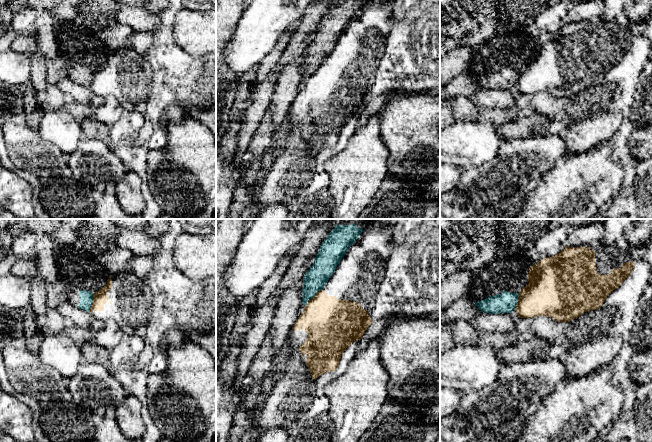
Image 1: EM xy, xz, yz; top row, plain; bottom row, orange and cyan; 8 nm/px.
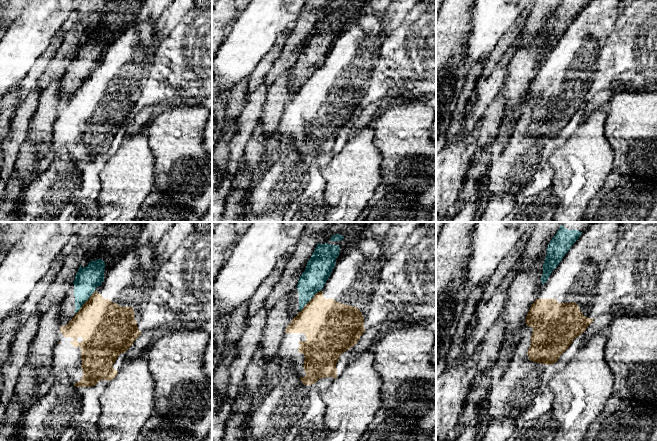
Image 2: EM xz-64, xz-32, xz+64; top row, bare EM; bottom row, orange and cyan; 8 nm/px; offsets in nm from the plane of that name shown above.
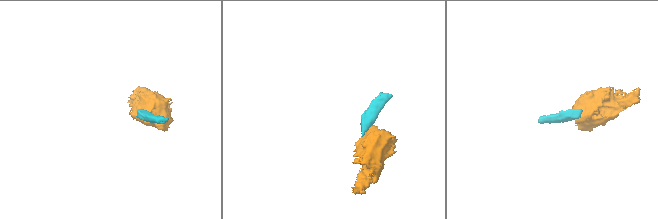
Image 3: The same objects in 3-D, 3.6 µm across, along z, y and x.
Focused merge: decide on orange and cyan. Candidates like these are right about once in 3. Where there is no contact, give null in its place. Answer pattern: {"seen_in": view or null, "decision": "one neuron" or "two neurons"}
{"seen_in": "xz", "decision": "two neurons"}

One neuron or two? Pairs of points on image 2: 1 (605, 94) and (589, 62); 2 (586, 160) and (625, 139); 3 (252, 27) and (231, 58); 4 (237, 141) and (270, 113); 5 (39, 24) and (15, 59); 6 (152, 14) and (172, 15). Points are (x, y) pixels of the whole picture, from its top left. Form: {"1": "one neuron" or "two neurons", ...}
{"1": "two neurons", "2": "two neurons", "3": "one neuron", "4": "two neurons", "5": "one neuron", "6": "two neurons"}

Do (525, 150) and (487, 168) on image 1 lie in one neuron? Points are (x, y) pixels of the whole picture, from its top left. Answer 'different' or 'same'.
same

